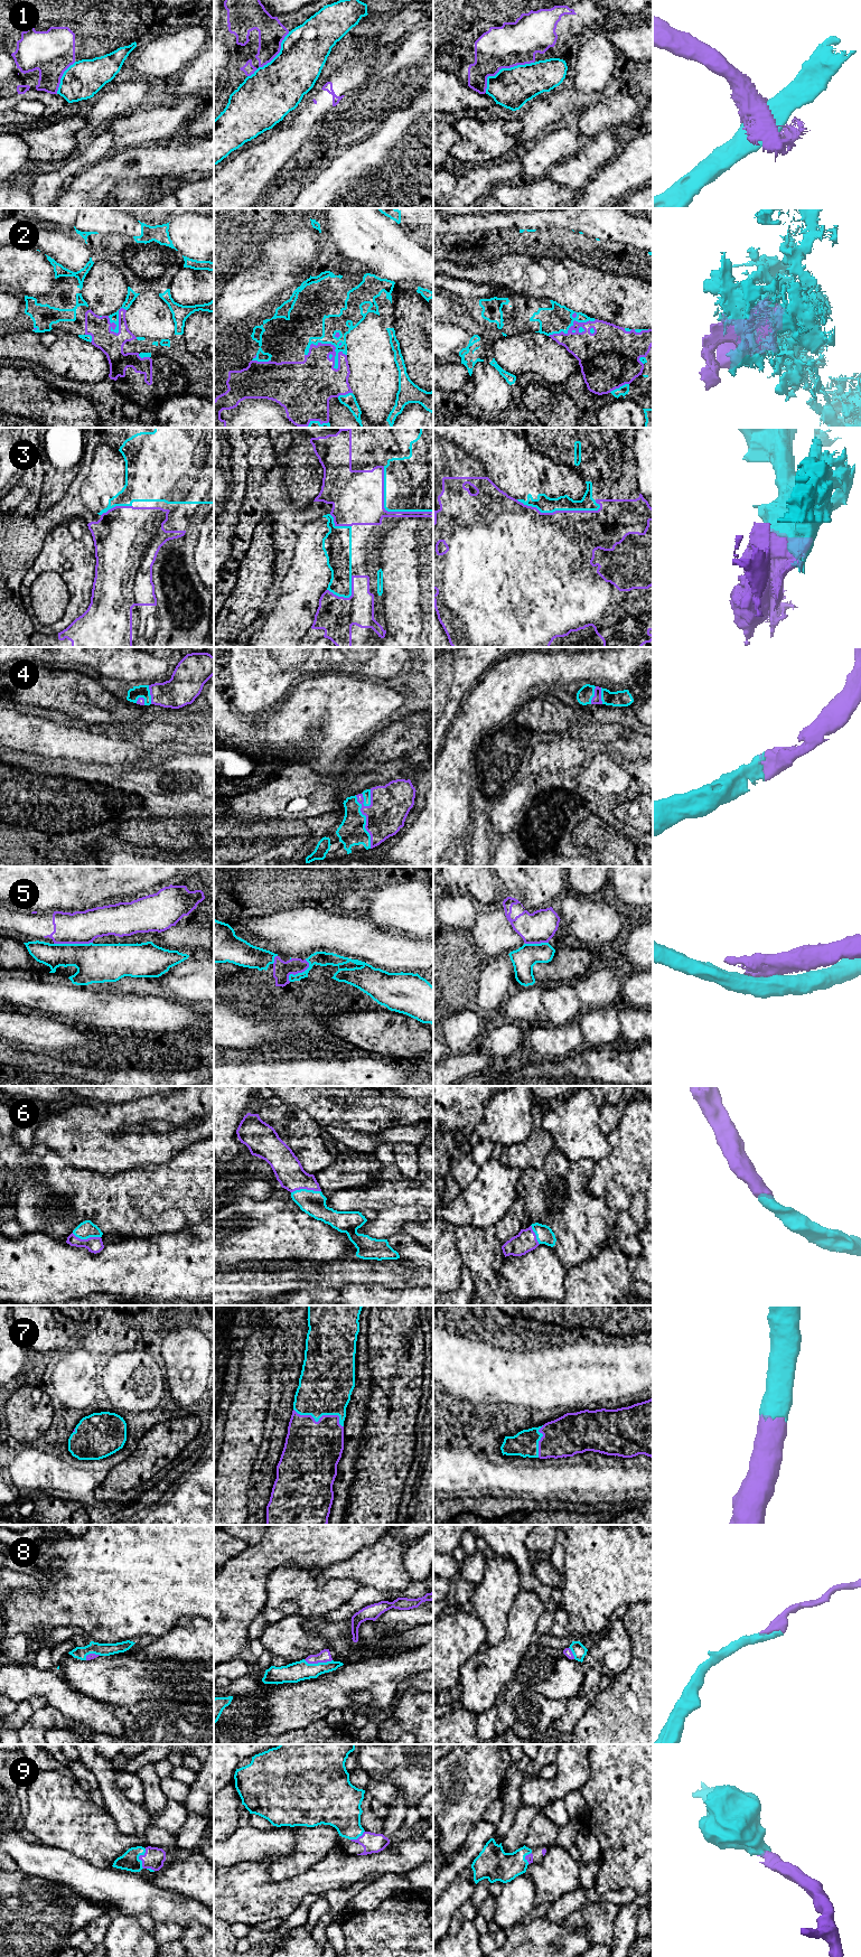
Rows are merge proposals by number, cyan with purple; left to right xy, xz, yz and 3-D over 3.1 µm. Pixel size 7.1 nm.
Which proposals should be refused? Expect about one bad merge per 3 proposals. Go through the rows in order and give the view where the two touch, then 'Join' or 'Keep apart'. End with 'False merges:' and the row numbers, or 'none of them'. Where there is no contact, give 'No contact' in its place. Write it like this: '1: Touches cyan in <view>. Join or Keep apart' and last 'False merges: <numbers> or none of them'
1: Touches cyan in yz. Keep apart
2: Touches cyan in xz. Keep apart
3: Touches cyan in yz. Join
4: Touches cyan in xz. Join
5: Touches cyan in xy. Keep apart
6: Touches cyan in xz. Join
7: Touches cyan in xz. Join
8: Touches cyan in xz. Join
9: Touches cyan in xy. Join
False merges: 1, 2, 5

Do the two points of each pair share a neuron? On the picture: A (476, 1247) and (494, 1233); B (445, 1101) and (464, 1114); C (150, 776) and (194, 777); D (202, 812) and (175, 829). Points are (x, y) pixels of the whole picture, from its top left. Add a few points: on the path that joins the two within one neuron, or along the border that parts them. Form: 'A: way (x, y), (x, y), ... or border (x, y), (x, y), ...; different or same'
A: way (480, 1246), (489, 1237); same
B: way (449, 1101), (459, 1110); same
C: way (161, 776), (183, 776); same
D: border (153, 817), (180, 818); different

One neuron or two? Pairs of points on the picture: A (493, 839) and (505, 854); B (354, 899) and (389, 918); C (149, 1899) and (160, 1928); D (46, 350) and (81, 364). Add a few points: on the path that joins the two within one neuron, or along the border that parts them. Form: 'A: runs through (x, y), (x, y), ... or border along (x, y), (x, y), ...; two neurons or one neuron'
A: runs through (496, 842), (503, 851); one neuron
B: runs through (363, 902), (375, 905), (380, 909); one neuron
C: border along (155, 1921), (172, 1921), (180, 1927); two neurons
D: runs through (55, 350), (72, 357); one neuron

